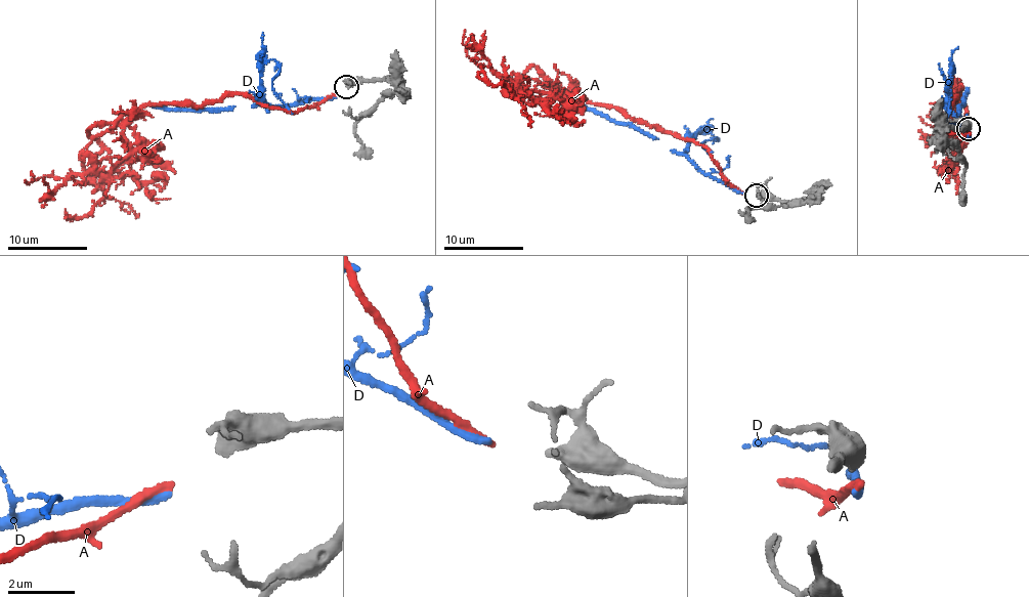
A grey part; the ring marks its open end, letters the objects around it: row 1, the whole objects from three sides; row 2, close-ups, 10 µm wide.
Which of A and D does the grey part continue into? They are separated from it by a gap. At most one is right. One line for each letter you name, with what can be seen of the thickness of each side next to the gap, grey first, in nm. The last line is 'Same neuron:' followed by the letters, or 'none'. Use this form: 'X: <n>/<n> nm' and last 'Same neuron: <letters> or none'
A: 440/200 nm
Same neuron: A

